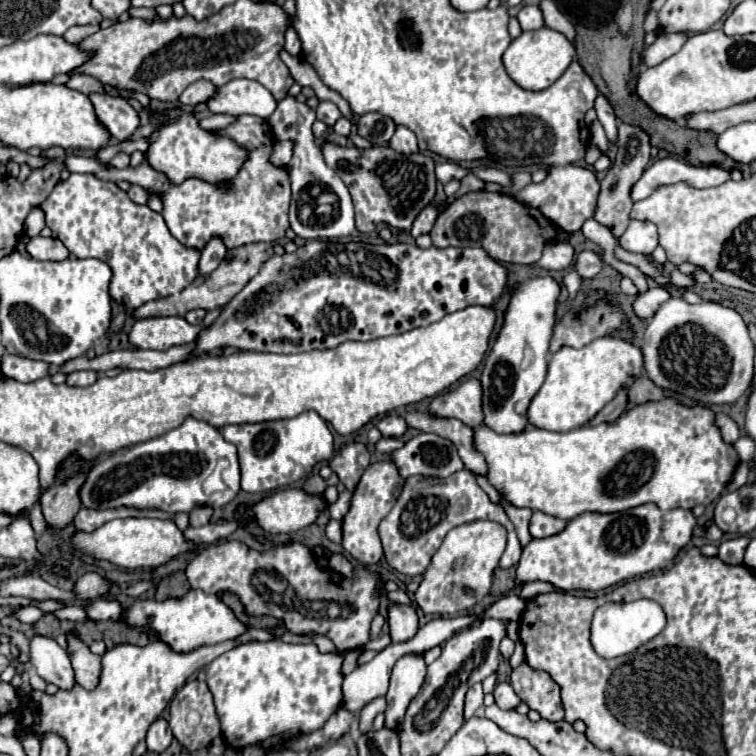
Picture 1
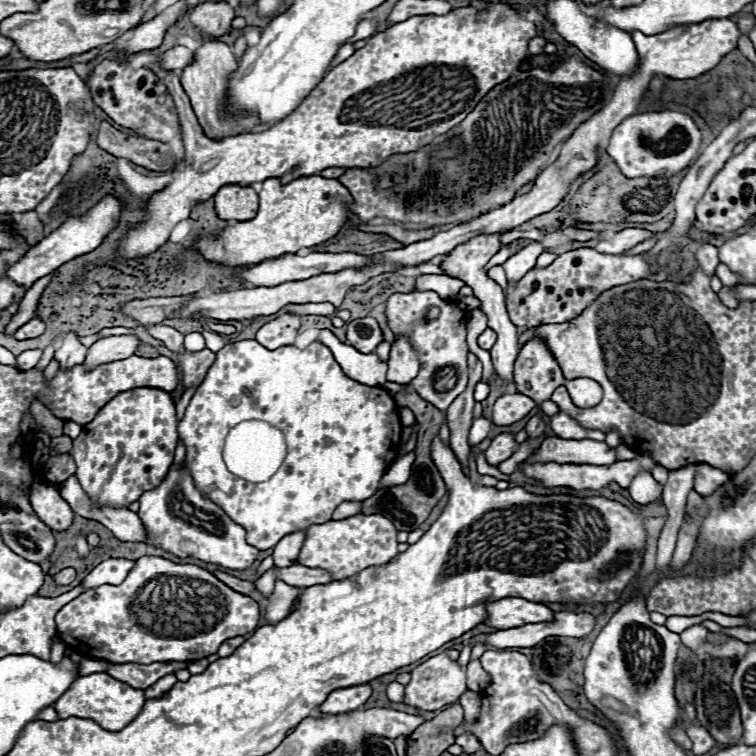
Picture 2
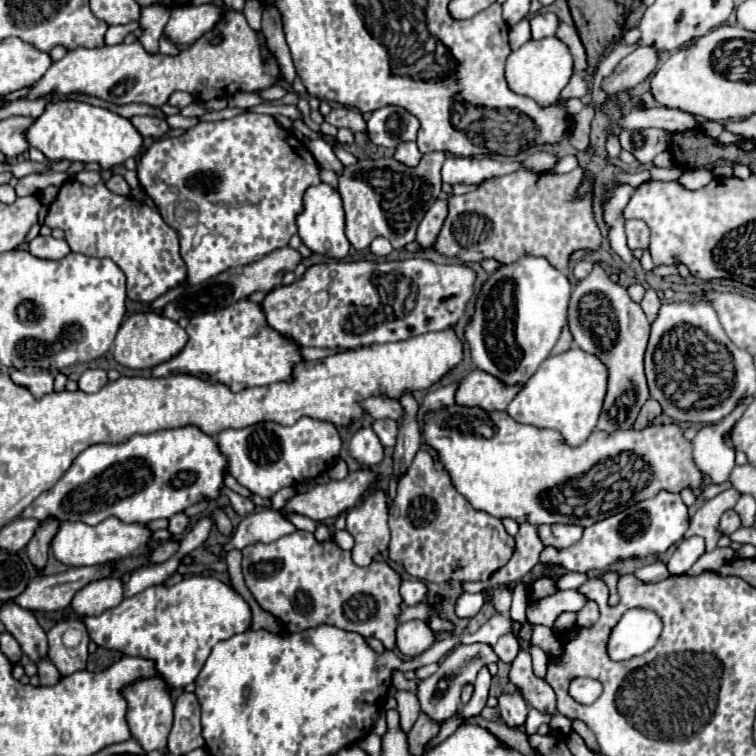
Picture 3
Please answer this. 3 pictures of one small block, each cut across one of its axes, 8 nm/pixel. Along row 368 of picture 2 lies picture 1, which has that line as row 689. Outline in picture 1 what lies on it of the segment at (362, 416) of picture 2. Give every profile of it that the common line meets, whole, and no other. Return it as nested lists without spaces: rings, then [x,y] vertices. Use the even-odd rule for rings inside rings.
[[[282,640],[248,642],[220,654],[206,668],[206,684],[214,696],[216,716],[220,720],[226,746],[232,750],[242,750],[258,744],[266,754],[272,754],[278,752],[284,742],[300,734],[320,730],[342,704],[342,660],[344,654],[340,650],[322,654],[316,644],[286,644]]]

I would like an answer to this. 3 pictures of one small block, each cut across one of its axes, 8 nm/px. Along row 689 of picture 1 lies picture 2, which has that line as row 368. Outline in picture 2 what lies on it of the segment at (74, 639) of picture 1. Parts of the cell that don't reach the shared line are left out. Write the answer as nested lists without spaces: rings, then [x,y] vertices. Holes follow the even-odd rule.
[[[130,334],[100,338],[88,348],[84,368],[92,370],[92,368],[104,364],[104,360],[124,360],[136,352],[138,342],[140,342],[138,336],[130,336]]]

